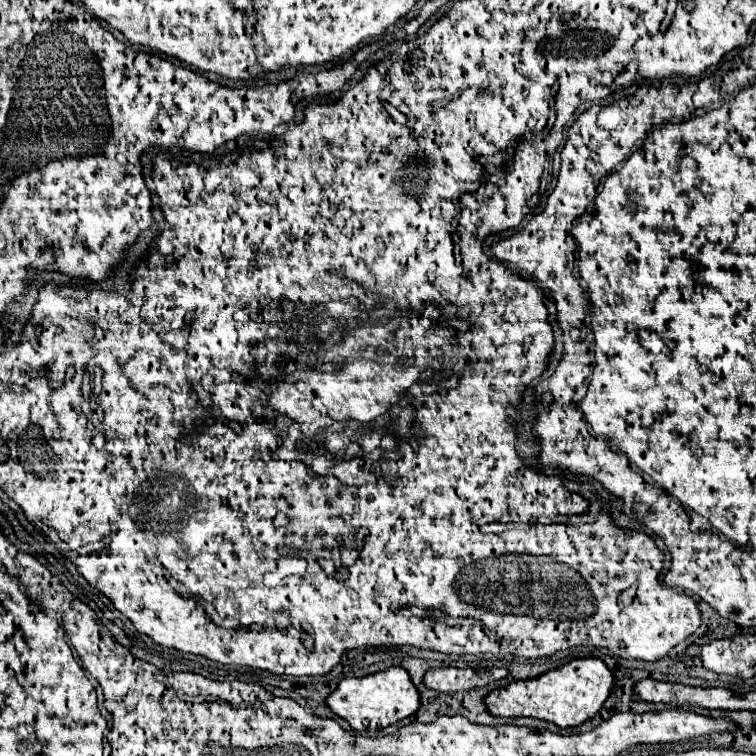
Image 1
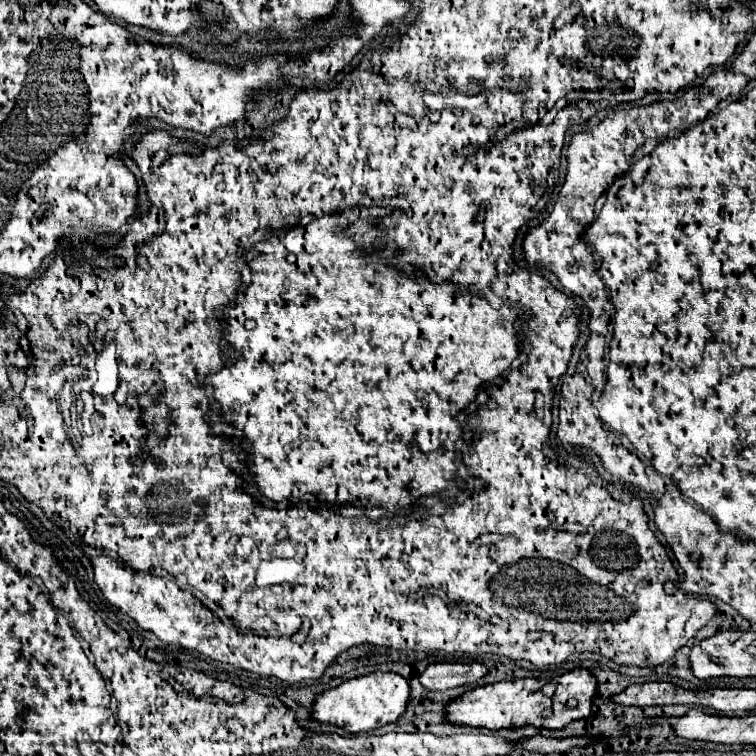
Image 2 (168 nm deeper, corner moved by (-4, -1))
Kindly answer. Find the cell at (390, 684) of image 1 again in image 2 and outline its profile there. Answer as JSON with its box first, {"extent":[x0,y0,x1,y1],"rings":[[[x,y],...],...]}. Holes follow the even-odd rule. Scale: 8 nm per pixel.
{"extent":[311,672,409,734],"rings":[[[373,672],[367,676],[347,680],[341,686],[319,694],[313,702],[311,718],[317,722],[341,726],[347,732],[357,734],[395,722],[405,712],[407,702],[409,702],[409,684],[405,678],[393,672]]]}

